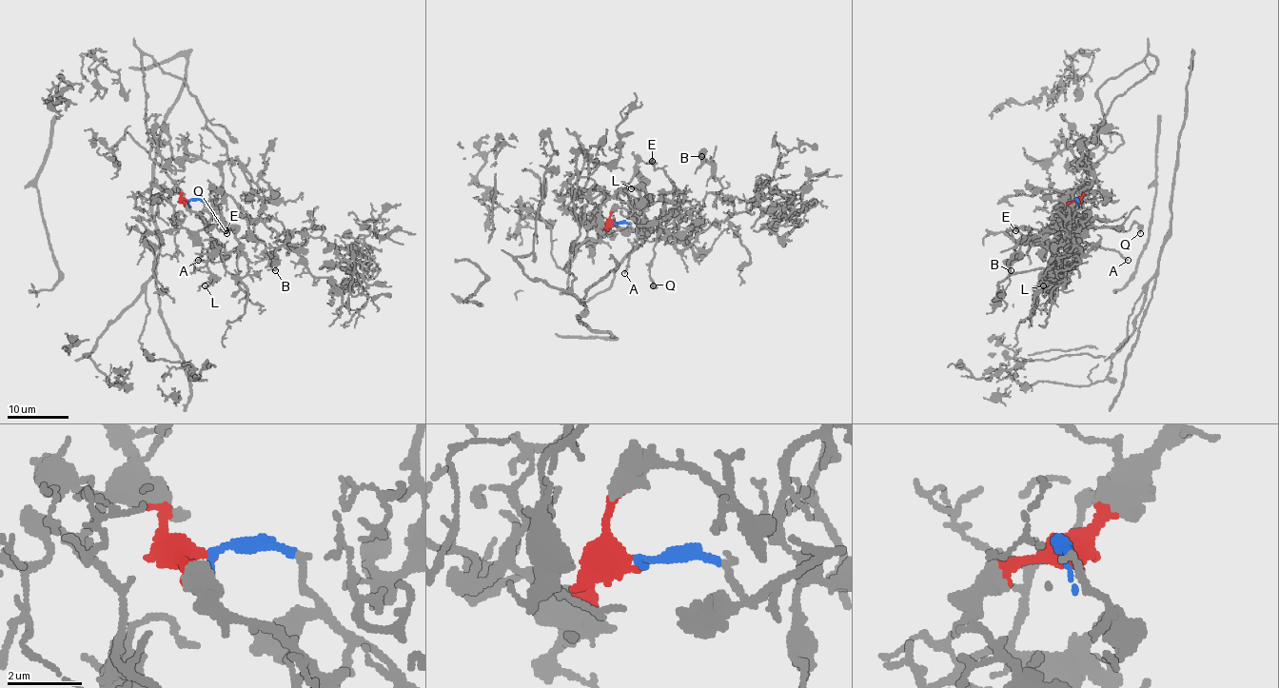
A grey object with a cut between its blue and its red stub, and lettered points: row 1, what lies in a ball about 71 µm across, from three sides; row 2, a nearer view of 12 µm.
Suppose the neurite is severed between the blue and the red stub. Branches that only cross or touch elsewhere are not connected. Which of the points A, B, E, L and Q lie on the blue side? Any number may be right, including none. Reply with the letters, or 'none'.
Q

